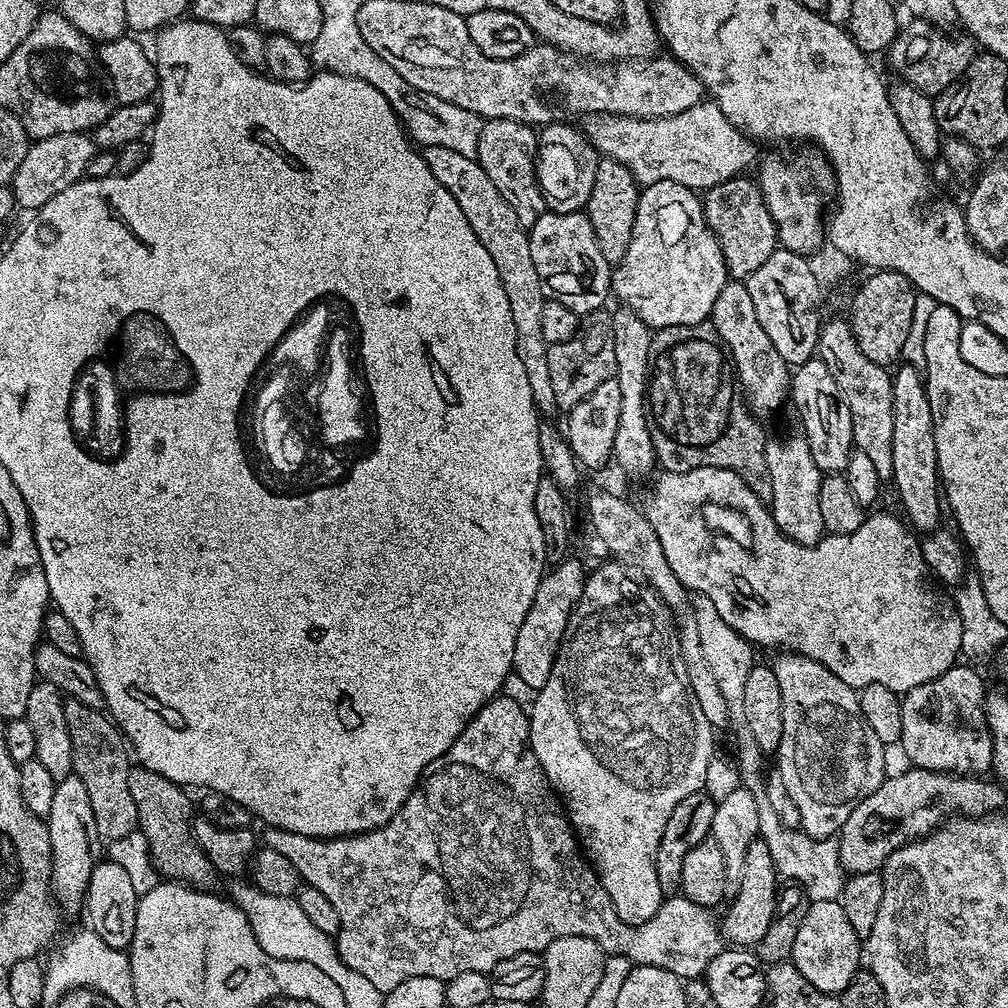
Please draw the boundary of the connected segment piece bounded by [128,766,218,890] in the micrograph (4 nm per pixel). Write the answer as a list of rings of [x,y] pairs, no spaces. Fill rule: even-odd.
[[[136,766],[129,771],[130,794],[134,797],[134,806],[138,806],[138,831],[144,837],[147,845],[147,855],[150,857],[151,864],[161,877],[167,878],[172,882],[183,882],[193,888],[201,890],[212,890],[217,886],[216,879],[218,873],[216,867],[206,858],[206,854],[198,846],[198,842],[192,837],[192,826],[190,821],[193,819],[194,804],[188,801],[188,796],[181,785],[170,782],[170,778],[162,778],[162,774],[154,774],[154,770]]]

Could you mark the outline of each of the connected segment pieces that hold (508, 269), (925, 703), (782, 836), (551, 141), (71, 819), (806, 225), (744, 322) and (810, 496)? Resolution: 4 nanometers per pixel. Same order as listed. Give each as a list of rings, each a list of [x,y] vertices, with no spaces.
[[[446,146],[425,147],[422,155],[430,166],[430,174],[434,174],[434,178],[438,178],[438,182],[442,182],[450,194],[454,194],[454,202],[462,206],[462,214],[466,214],[466,222],[470,222],[474,234],[478,234],[478,242],[482,242],[482,246],[486,246],[486,251],[490,253],[490,258],[494,258],[494,266],[498,266],[506,298],[510,298],[510,314],[514,314],[518,354],[522,358],[522,367],[526,369],[526,378],[530,381],[530,394],[536,403],[537,413],[555,413],[557,406],[548,361],[550,345],[542,338],[542,306],[546,297],[544,285],[538,278],[538,270],[534,270],[534,258],[530,258],[527,231],[518,222],[518,214],[510,210],[506,198],[498,194],[498,186],[490,182],[486,170],[482,170],[475,156],[458,154],[458,150],[446,150]]]
[[[954,666],[946,674],[903,693],[899,747],[908,755],[909,765],[957,776],[983,777],[992,767],[992,739],[984,713],[986,685],[974,669],[960,667]]]
[[[697,595],[691,601],[691,610],[695,613],[699,641],[702,644],[706,665],[710,666],[710,671],[714,674],[721,694],[726,700],[731,723],[735,726],[737,724],[736,736],[740,739],[740,745],[736,748],[734,761],[740,785],[751,791],[754,802],[757,803],[759,837],[764,839],[770,849],[770,856],[774,859],[777,875],[781,879],[788,879],[788,882],[796,883],[810,902],[839,899],[843,895],[846,873],[841,866],[836,840],[831,837],[816,839],[804,833],[803,829],[785,826],[770,803],[767,779],[765,773],[761,772],[764,760],[766,760],[766,753],[759,748],[758,742],[751,736],[750,726],[745,724],[746,719],[742,712],[746,676],[750,674],[754,665],[753,645],[749,644],[746,638],[742,638],[742,634],[738,634],[730,626],[726,626],[726,621],[723,620],[722,614],[718,614],[718,609],[714,607],[714,602],[710,602],[710,598]]]
[[[569,122],[545,124],[538,132],[536,177],[549,212],[570,214],[587,209],[590,190],[594,190],[594,176],[602,159],[596,147],[588,141],[579,127]]]
[[[73,774],[56,781],[54,799],[46,823],[52,851],[52,899],[56,901],[61,913],[79,913],[84,907],[90,874],[94,874],[94,866],[98,863],[96,851],[102,848],[98,826],[94,826],[90,793],[86,791],[82,778]]]
[[[813,151],[812,156],[812,176],[816,179],[816,192],[803,192],[800,187],[804,184],[808,172],[808,156],[804,152],[797,154],[793,160],[788,160],[783,164],[776,160],[769,168],[764,168],[758,175],[760,192],[764,196],[766,206],[776,223],[776,235],[779,243],[791,252],[801,254],[813,254],[820,248],[820,243],[826,240],[826,212],[824,216],[824,203],[828,200],[828,195],[837,191],[836,174],[832,170],[832,165],[823,152]]]
[[[729,282],[724,287],[722,294],[718,294],[718,302],[714,302],[710,324],[730,353],[739,387],[753,416],[765,418],[774,415],[783,406],[784,400],[786,404],[790,392],[790,366],[782,354],[778,354],[774,342],[770,342],[766,330],[762,330],[762,325],[758,323],[758,314],[754,314],[754,302],[750,299],[747,283]]]
[[[802,434],[788,436],[785,440],[769,439],[765,443],[766,466],[770,466],[772,499],[770,511],[774,522],[784,531],[784,535],[799,544],[817,544],[824,535],[822,513],[818,507],[818,490],[822,473],[810,454],[808,440]]]

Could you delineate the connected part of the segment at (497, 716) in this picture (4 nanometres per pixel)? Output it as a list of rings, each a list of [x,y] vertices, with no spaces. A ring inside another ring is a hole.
[[[498,694],[494,699],[487,700],[478,710],[478,714],[474,714],[474,718],[462,730],[462,734],[458,734],[454,746],[450,746],[450,750],[446,750],[446,754],[442,754],[434,762],[430,762],[430,766],[424,770],[423,776],[416,783],[416,788],[410,794],[410,798],[406,798],[406,802],[400,807],[398,814],[394,814],[394,818],[390,818],[390,822],[386,822],[386,826],[375,828],[372,832],[363,832],[357,836],[336,836],[333,840],[315,840],[312,836],[283,832],[280,828],[265,827],[263,829],[263,843],[269,848],[278,850],[278,854],[282,854],[282,858],[286,858],[290,861],[290,866],[294,866],[294,870],[298,870],[301,881],[305,885],[322,890],[322,894],[326,894],[330,906],[334,906],[334,910],[338,910],[340,930],[334,943],[336,952],[344,965],[350,970],[362,974],[362,978],[366,978],[374,986],[378,986],[380,992],[386,994],[390,990],[394,990],[394,986],[406,982],[406,978],[421,976],[422,978],[438,978],[447,982],[453,980],[458,974],[466,974],[467,972],[488,974],[502,962],[506,962],[518,954],[523,952],[540,954],[550,946],[550,942],[554,942],[558,938],[581,936],[598,942],[598,946],[608,956],[621,956],[634,966],[637,964],[658,966],[662,970],[670,970],[670,974],[679,976],[684,982],[703,977],[710,962],[714,962],[714,958],[718,958],[718,954],[726,947],[717,917],[715,920],[709,909],[690,902],[690,898],[686,898],[682,894],[677,894],[667,897],[661,902],[658,914],[654,914],[654,918],[650,918],[650,922],[630,925],[622,922],[622,918],[618,918],[618,910],[614,910],[614,902],[610,902],[610,894],[606,894],[602,882],[596,877],[596,871],[588,863],[585,853],[576,839],[576,834],[573,832],[571,824],[568,823],[568,817],[561,801],[554,795],[551,784],[544,777],[542,766],[534,754],[532,743],[528,740],[530,738],[529,713],[526,711],[525,705],[523,708],[514,697],[504,695]]]

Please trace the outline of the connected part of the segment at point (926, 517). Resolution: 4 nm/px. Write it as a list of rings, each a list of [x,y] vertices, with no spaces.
[[[907,362],[901,363],[892,376],[892,389],[894,390],[894,470],[892,471],[892,480],[894,485],[896,484],[896,492],[900,495],[901,502],[904,503],[905,513],[903,512],[903,515],[917,533],[927,534],[937,531],[941,527],[942,481],[938,470],[938,450],[934,446],[934,418],[930,414],[930,398],[926,394],[921,369],[913,368]]]

